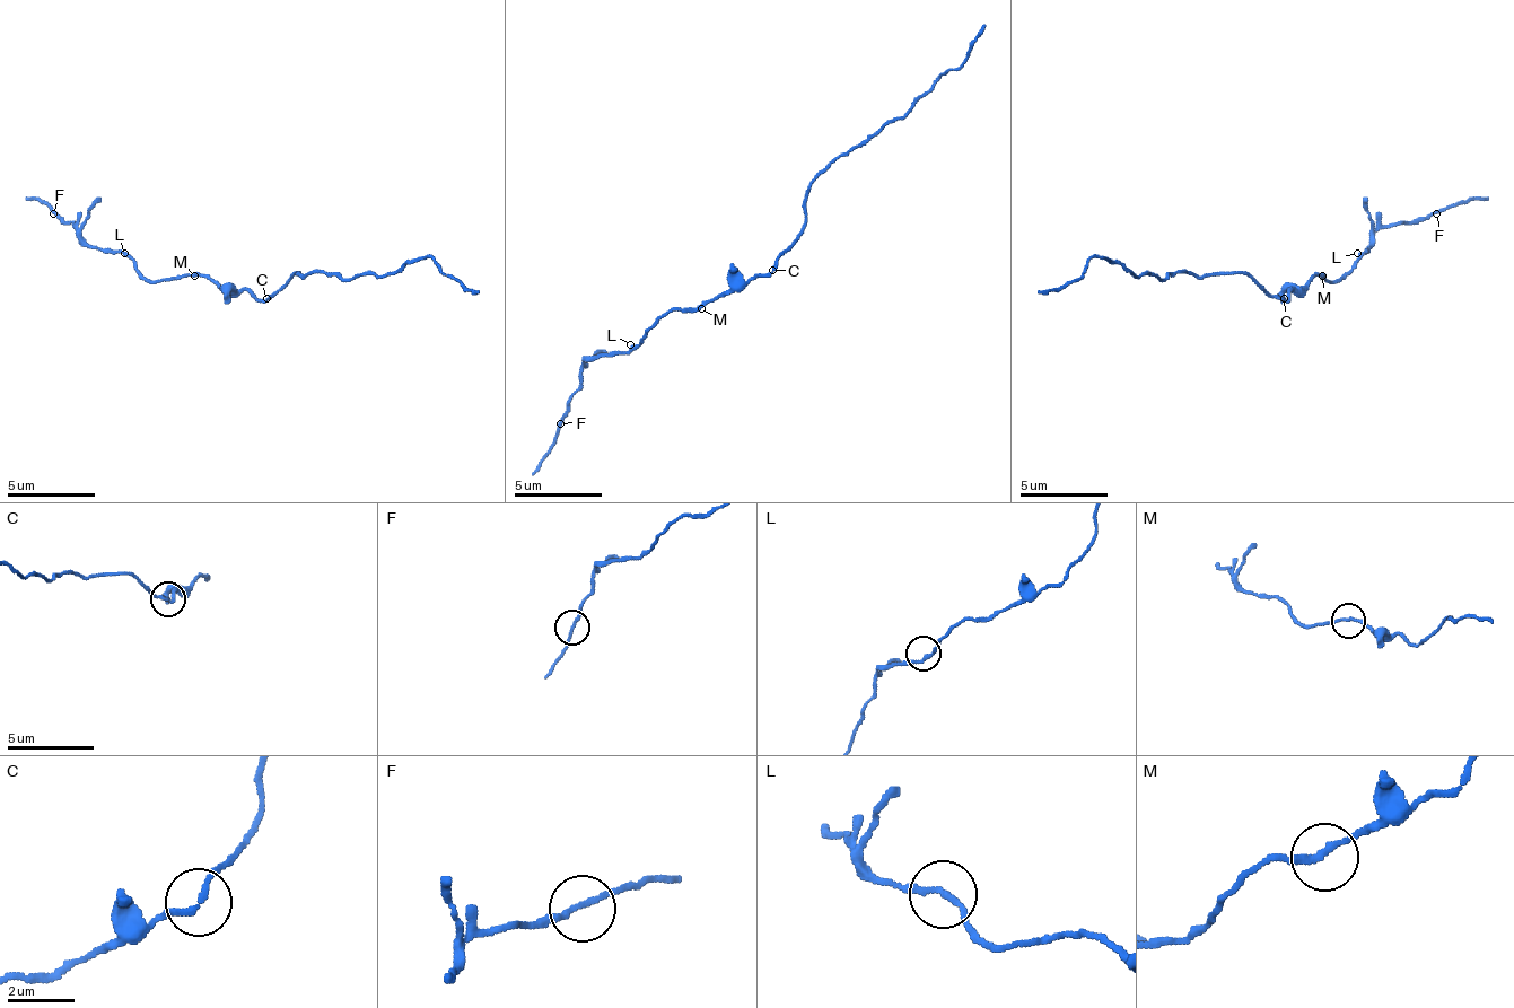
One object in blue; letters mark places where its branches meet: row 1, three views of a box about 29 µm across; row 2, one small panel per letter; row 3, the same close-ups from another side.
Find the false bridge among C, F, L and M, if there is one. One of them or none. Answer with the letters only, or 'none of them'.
none of them

